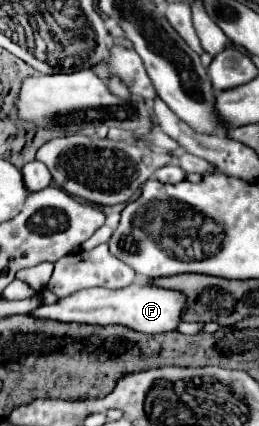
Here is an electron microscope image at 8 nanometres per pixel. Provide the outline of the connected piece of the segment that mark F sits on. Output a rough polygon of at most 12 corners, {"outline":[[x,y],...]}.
{"outline":[[82,289],[34,311],[56,321],[176,331],[180,291]]}

